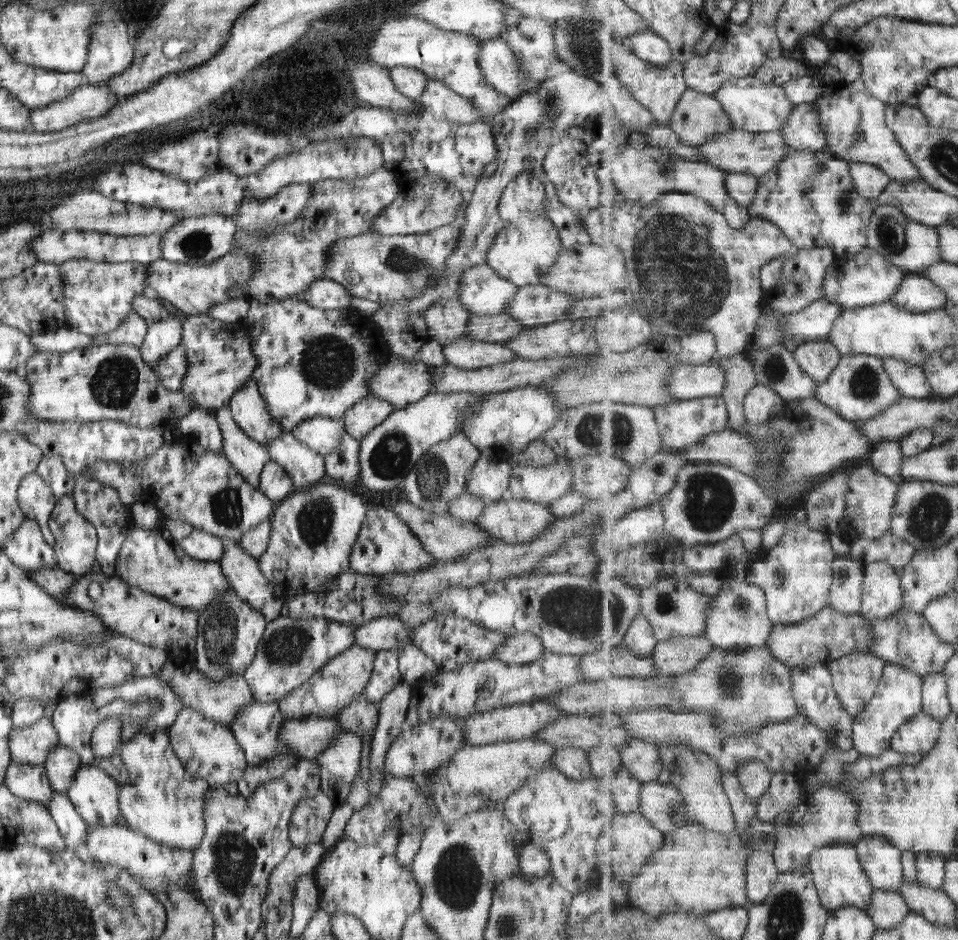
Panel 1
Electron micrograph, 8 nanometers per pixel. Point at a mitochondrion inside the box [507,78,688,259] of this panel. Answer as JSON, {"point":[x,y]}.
{"point":[540,98]}

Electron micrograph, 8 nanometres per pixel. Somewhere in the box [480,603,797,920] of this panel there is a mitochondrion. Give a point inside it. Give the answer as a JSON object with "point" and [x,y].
{"point":[729,682]}

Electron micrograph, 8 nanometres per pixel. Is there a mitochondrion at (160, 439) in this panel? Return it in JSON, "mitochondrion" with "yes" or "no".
{"mitochondrion":"no"}

